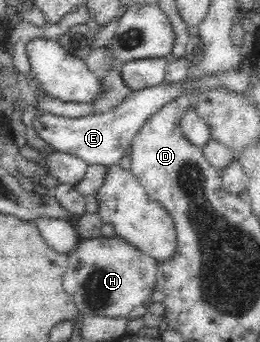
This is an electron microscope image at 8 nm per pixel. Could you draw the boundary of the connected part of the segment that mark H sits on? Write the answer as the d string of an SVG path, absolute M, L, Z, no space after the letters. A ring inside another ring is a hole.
M96 237L80 239L78 245L68 253L68 267L63 277L63 288L79 309L81 315L100 315L104 317L128 317L135 307L144 305L153 294L156 283L157 261L142 253L122 237Z

